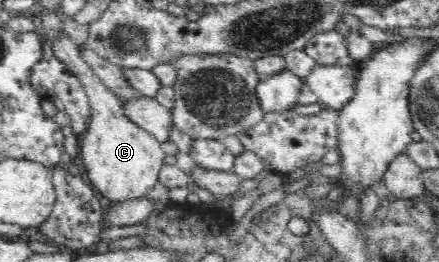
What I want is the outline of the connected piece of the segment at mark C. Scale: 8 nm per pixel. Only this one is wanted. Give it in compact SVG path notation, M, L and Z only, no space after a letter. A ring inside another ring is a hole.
M67 35L54 43L55 55L80 80L89 100L89 127L86 127L81 146L81 157L87 170L87 177L110 201L141 198L157 183L157 175L164 164L166 153L161 142L128 116L127 99L117 95L97 76L82 54Z

